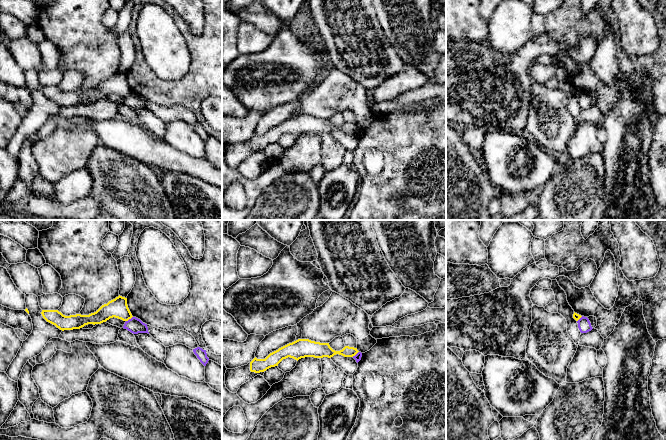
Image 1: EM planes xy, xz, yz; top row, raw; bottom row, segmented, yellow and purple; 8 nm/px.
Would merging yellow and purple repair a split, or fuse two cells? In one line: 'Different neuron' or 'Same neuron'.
Different neuron

